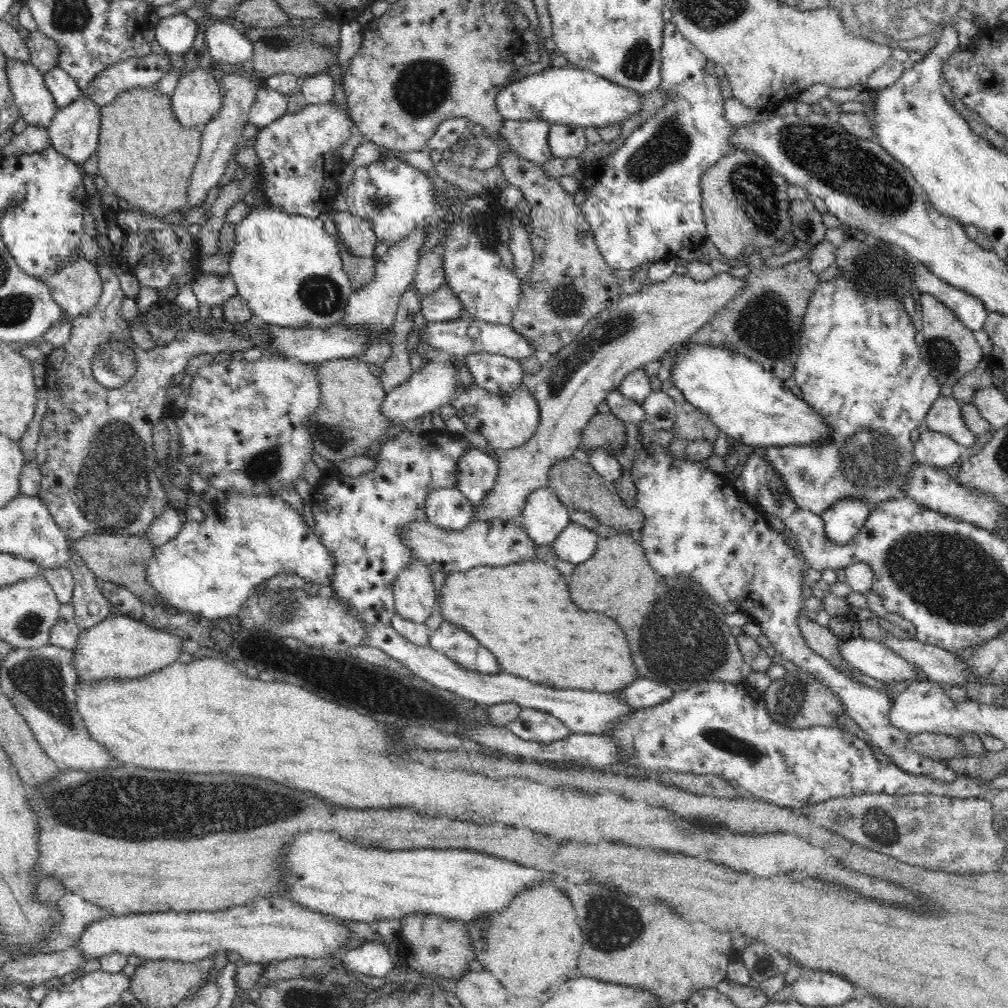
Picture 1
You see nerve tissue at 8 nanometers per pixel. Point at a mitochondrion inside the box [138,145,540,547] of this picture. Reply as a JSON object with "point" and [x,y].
{"point":[321,296]}

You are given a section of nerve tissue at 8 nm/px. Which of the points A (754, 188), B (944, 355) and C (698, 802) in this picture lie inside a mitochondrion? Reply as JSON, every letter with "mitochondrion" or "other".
{"A":"mitochondrion","B":"mitochondrion","C":"other"}

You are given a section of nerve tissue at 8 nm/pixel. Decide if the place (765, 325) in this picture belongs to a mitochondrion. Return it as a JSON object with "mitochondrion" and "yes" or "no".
{"mitochondrion":"yes"}

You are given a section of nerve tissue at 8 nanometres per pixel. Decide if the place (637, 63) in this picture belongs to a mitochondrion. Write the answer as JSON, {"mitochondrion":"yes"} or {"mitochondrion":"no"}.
{"mitochondrion":"yes"}

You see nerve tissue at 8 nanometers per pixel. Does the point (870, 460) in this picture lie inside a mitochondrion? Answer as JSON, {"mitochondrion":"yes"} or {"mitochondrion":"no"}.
{"mitochondrion":"yes"}

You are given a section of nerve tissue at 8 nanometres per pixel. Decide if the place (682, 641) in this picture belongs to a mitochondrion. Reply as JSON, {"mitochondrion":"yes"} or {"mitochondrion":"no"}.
{"mitochondrion":"yes"}

